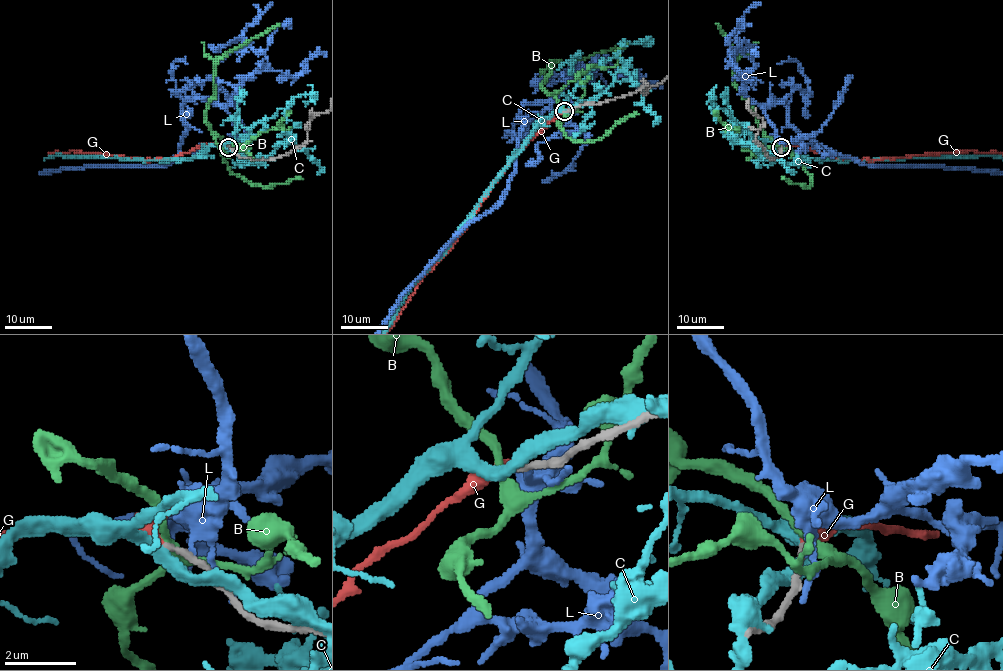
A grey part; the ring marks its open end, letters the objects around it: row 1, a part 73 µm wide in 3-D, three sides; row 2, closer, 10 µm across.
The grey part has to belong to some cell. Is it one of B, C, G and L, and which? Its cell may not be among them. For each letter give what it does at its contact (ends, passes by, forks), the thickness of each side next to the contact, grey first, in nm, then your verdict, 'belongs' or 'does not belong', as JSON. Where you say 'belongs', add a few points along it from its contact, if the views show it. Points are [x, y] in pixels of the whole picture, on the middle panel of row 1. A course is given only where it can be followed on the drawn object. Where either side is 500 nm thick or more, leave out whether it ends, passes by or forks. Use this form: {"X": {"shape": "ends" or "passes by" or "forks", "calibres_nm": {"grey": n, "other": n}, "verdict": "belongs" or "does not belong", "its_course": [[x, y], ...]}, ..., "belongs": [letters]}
{"B": {"shape": "forks", "calibres_nm": {"grey": 180, "other": 260}, "verdict": "does not belong"}, "C": {"shape": "passes by", "calibres_nm": {"grey": 200, "other": 360}, "verdict": "does not belong"}, "G": {"shape": "passes by", "calibres_nm": {"grey": 180, "other": 280}, "verdict": "belongs"}, "L": {"shape": "passes by", "calibres_nm": {"grey": 240, "other": 150}, "verdict": "does not belong"}, "belongs": ["G"]}

